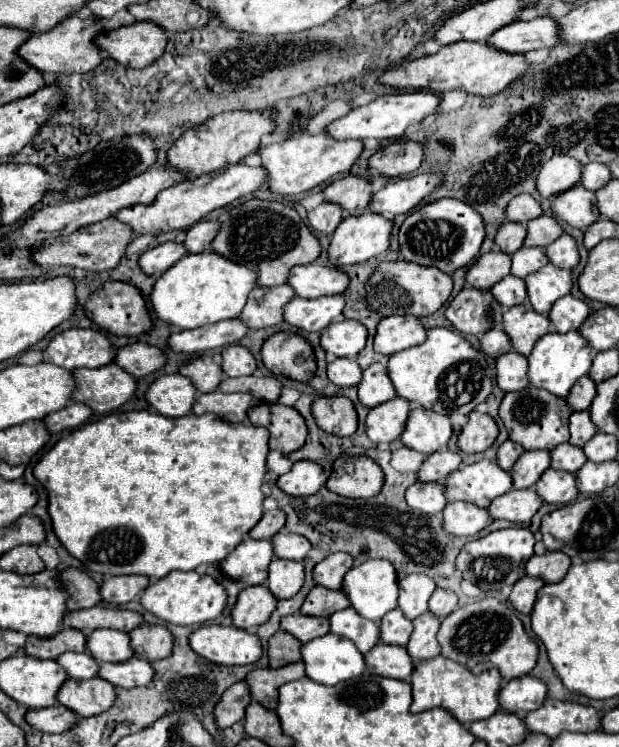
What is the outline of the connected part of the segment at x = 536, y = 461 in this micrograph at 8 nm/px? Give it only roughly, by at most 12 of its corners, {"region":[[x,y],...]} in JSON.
{"region":[[548,450],[524,452],[514,464],[514,488],[532,488],[550,468]]}

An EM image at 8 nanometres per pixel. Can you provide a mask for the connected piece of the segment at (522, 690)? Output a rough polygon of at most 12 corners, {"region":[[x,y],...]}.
{"region":[[522,676],[502,686],[502,710],[524,718],[544,704],[548,688]]}

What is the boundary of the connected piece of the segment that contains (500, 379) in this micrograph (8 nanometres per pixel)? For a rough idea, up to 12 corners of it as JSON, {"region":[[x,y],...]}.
{"region":[[518,352],[496,360],[496,382],[504,392],[530,384],[528,360]]}

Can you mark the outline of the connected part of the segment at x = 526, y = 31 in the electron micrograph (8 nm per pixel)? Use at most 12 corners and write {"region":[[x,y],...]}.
{"region":[[552,18],[518,20],[486,44],[508,54],[554,48]]}

